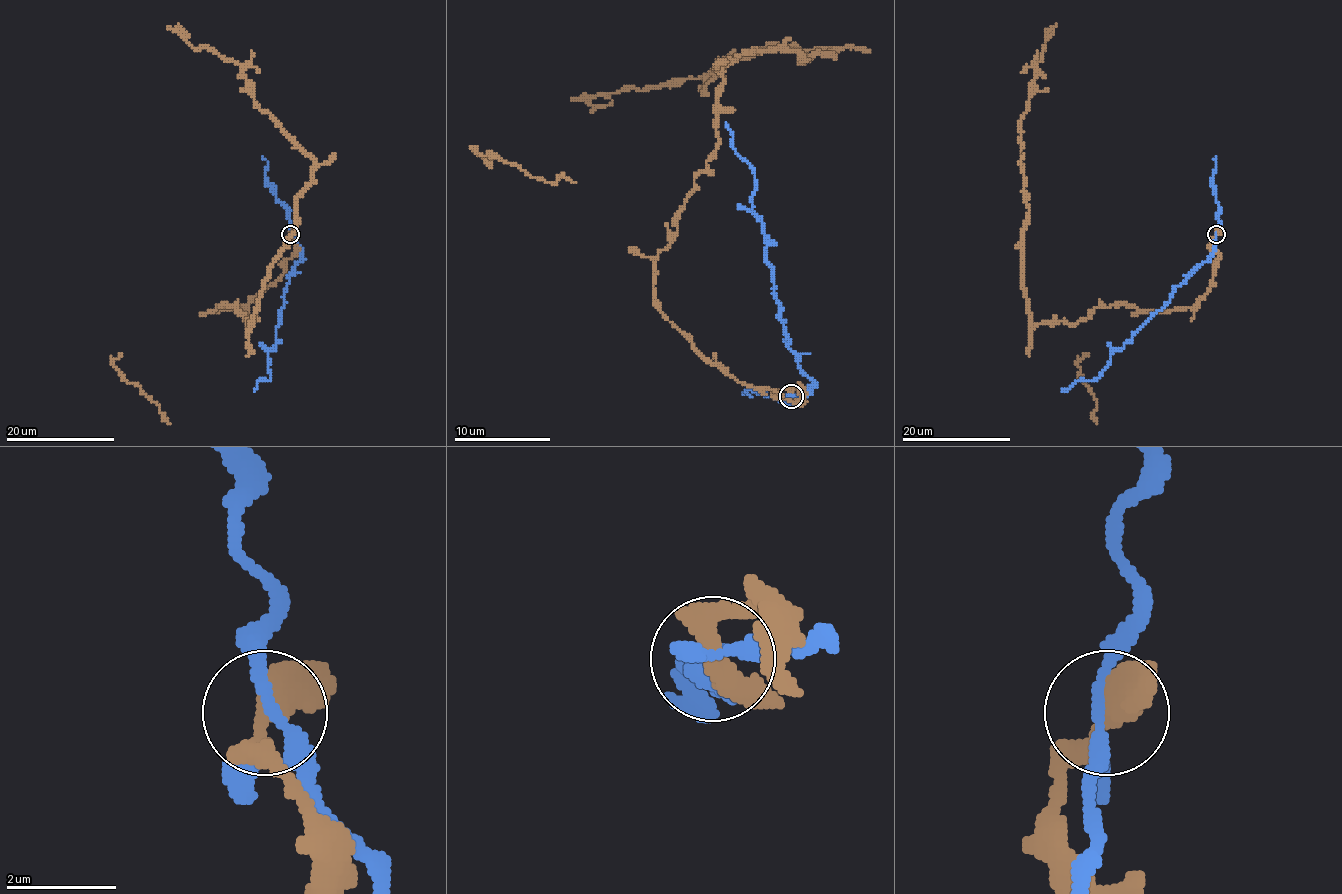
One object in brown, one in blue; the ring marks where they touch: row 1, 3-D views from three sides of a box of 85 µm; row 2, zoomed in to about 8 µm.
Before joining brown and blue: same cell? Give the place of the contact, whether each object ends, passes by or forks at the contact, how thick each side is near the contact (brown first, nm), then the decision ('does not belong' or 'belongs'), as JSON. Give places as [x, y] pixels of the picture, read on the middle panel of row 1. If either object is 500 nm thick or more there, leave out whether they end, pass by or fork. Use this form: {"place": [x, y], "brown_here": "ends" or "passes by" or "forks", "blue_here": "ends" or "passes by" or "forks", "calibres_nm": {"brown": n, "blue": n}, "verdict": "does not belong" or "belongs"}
{"place": [791, 396], "brown_here": "passes by", "blue_here": "forks", "calibres_nm": {"brown": 440, "blue": 180}, "verdict": "does not belong"}

